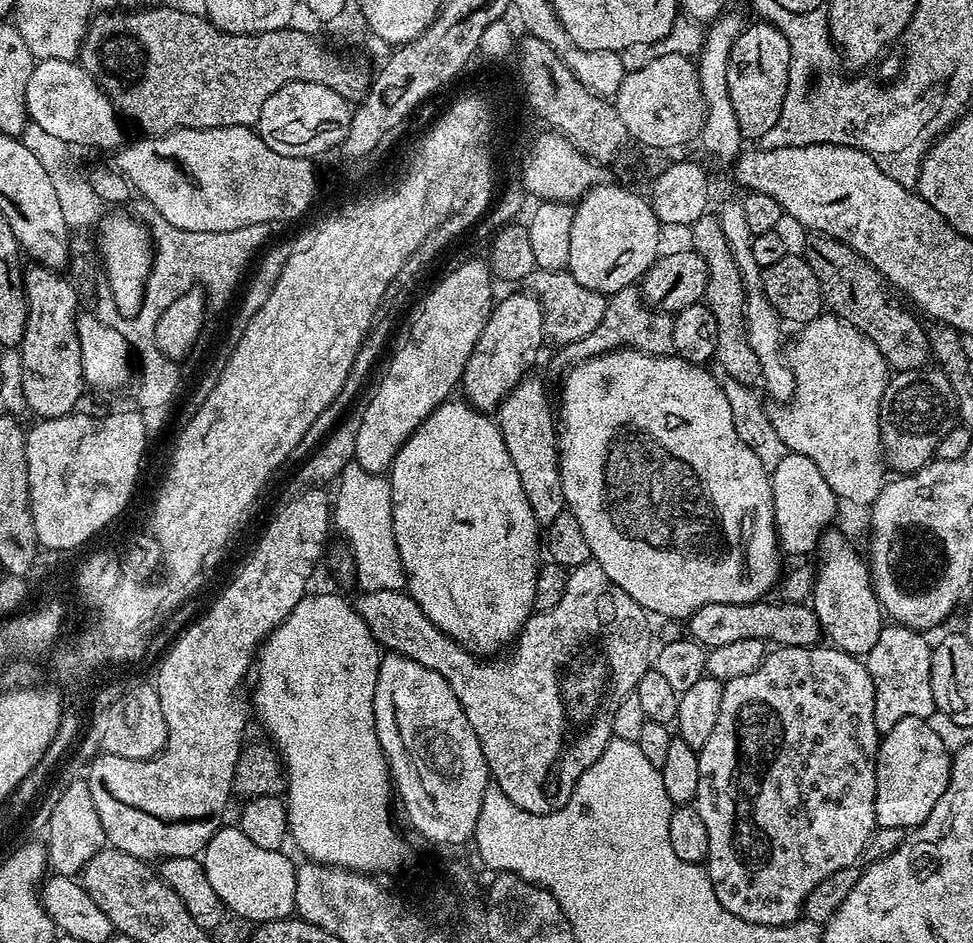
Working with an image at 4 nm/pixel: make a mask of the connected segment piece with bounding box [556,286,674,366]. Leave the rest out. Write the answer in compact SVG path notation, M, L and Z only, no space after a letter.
M639 287L623 288L608 297L606 314L602 322L598 322L598 330L586 334L586 338L578 338L578 342L570 342L559 349L556 360L563 366L573 362L589 360L591 356L604 356L618 348L633 348L651 356L670 356L674 353L674 328L672 316L660 311L659 308L649 308L640 296Z

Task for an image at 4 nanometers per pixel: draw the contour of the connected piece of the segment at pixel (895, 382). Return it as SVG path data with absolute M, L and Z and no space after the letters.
M932 366L917 372L896 372L889 379L886 390L880 399L880 444L884 447L884 460L893 473L907 474L916 472L936 454L938 442L942 442L942 434L954 427L957 415L956 395L939 367Z

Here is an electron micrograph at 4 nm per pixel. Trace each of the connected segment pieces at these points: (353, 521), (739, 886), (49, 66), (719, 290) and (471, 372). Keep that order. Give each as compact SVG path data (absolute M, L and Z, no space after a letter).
M353 462L340 471L336 486L330 516L335 531L337 528L344 535L343 543L352 552L356 563L355 583L360 583L359 587L365 592L401 591L406 581L398 542L394 542L391 479L378 472L362 470L362 466Z
M776 646L765 655L764 660L754 670L750 670L750 674L742 674L733 680L723 681L724 689L722 690L722 704L718 706L718 720L714 722L714 730L710 734L706 746L698 749L700 761L698 762L698 794L694 801L694 807L698 818L702 818L702 823L706 825L706 835L710 838L710 850L706 867L708 869L708 877L712 883L714 894L718 898L718 902L730 914L734 914L738 918L742 918L746 922L754 922L762 926L782 926L783 924L794 924L801 919L804 911L804 903L806 898L812 893L820 882L826 878L830 878L830 874L835 872L844 872L848 867L859 858L860 855L865 855L866 849L869 847L870 841L878 827L876 822L876 755L880 749L880 737L882 733L876 728L874 722L874 682L868 673L868 665L863 659L850 655L849 652L844 652L840 648L831 646L813 646L810 648L786 648Z
M62 58L36 60L33 63L30 78L26 82L26 110L31 123L38 123L47 133L54 134L69 146L81 144L84 148L112 148L111 150L116 150L125 143L124 132L120 129L122 120L116 107L76 60L63 60Z
M706 214L698 218L698 222L690 225L690 232L692 232L691 251L696 252L702 258L702 262L706 262L708 281L702 302L708 307L710 314L714 314L714 323L718 326L715 363L720 363L719 371L730 374L730 378L749 386L755 385L761 379L760 363L758 354L754 354L748 341L744 317L744 283L738 270L738 262L734 262L734 254L730 254L726 234L722 234L722 226L716 221L715 215Z
M527 291L512 292L505 300L497 299L495 301L490 318L466 362L464 379L462 381L463 399L485 414L492 414L499 409L500 403L508 397L510 390L518 381L524 379L533 371L532 363L540 356L540 347L546 344L544 335L544 311L539 300Z

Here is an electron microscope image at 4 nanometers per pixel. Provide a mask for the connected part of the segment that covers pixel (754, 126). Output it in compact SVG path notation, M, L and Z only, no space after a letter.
M749 23L741 28L726 66L726 86L734 106L734 118L738 118L741 137L745 141L752 140L748 142L760 142L779 122L790 74L790 42L786 42L782 30L775 24L763 23Z

